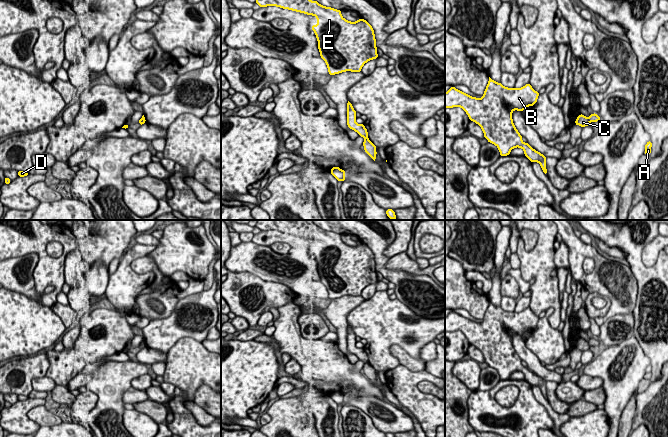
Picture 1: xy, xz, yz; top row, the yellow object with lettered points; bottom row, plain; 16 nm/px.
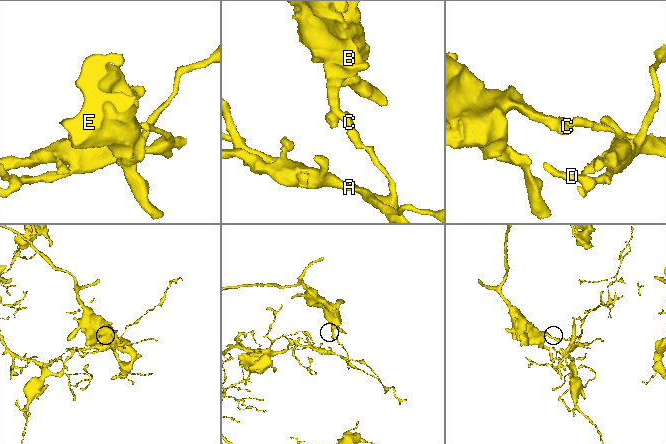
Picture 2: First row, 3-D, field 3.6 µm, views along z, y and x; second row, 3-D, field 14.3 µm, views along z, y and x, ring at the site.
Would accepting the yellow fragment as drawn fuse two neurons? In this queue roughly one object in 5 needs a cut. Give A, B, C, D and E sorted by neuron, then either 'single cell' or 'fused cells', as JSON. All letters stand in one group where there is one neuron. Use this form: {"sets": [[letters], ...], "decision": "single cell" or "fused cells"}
{"sets": [["A", "D"], ["B", "C", "E"]], "decision": "fused cells"}

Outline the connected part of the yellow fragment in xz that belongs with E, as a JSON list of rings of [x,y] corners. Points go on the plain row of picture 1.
[[[258,220],[256,227],[260,231],[277,230],[315,240],[318,248],[311,252],[318,264],[320,281],[326,286],[331,300],[346,295],[360,296],[366,286],[378,282],[374,254],[362,242],[356,246],[347,245],[342,241],[341,234],[322,230],[304,220]]]

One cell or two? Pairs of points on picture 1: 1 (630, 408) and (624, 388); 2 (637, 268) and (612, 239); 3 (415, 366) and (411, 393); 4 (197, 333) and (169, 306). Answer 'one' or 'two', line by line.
1: two
2: one
3: two
4: two

